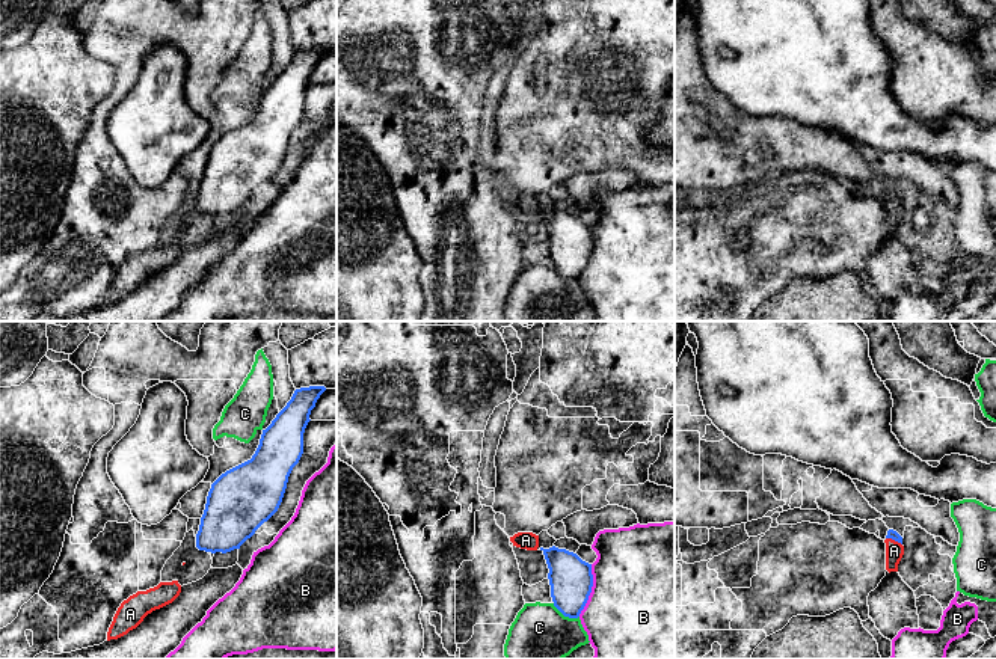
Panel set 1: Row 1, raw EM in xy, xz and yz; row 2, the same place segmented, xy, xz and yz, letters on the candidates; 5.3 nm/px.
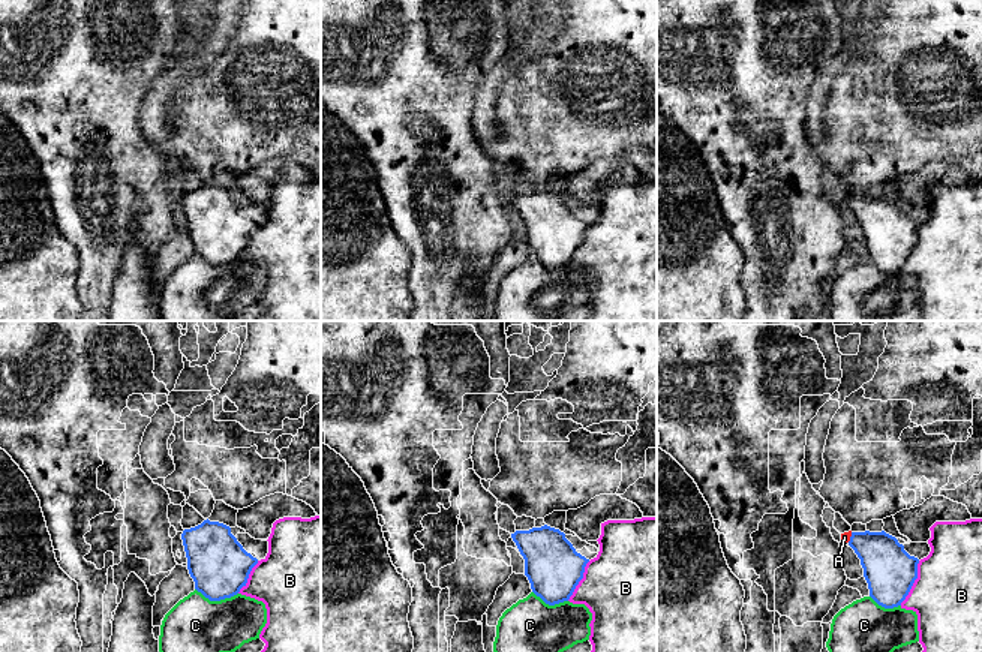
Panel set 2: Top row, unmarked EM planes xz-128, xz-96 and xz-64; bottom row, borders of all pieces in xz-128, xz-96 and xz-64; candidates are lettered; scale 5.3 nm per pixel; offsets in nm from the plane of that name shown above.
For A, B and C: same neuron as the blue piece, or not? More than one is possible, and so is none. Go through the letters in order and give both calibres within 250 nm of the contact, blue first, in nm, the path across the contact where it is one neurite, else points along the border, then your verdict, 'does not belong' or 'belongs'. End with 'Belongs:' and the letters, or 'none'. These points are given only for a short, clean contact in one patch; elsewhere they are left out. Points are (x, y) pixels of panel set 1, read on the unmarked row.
A: 50 nm thick on the blue side, 100 nm on the other; runs through yz (892, 196), (894, 201), (894, 213); belongs
B: 240 nm thick on the blue side, 500 nm on the other; does not belong
C: 240 nm thick on the blue side, 320 nm on the other; does not belong
Belongs: A

